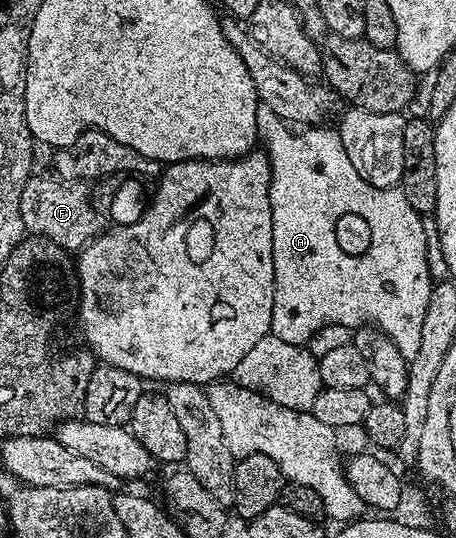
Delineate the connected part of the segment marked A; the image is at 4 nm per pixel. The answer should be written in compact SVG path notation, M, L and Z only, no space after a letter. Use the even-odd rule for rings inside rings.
M257 104L256 107L256 131L261 138L268 140L267 148L270 150L270 160L272 162L272 188L278 191L278 204L275 206L272 214L272 230L274 231L274 315L272 316L272 332L271 336L282 339L282 343L290 343L291 345L307 346L314 334L322 331L322 327L327 325L346 325L349 327L357 326L360 320L365 317L365 322L374 323L375 328L381 329L384 334L398 347L398 351L402 351L404 360L409 362L414 359L414 355L418 355L418 346L422 343L422 319L426 319L426 303L430 303L430 295L434 284L434 276L428 270L428 233L424 230L421 214L416 212L416 208L408 202L408 198L404 196L404 190L400 187L380 189L378 186L368 182L363 174L356 169L354 163L350 161L346 149L343 147L342 139L339 132L335 128L329 127L312 127L307 131L300 133L291 133L289 126L280 118L271 113L265 105ZM328 201L340 213L349 213L352 217L361 217L364 225L368 228L368 250L361 255L357 261L351 261L344 254L344 249L340 246L340 241L336 238L336 233L332 230L332 217L328 213L324 213Z

